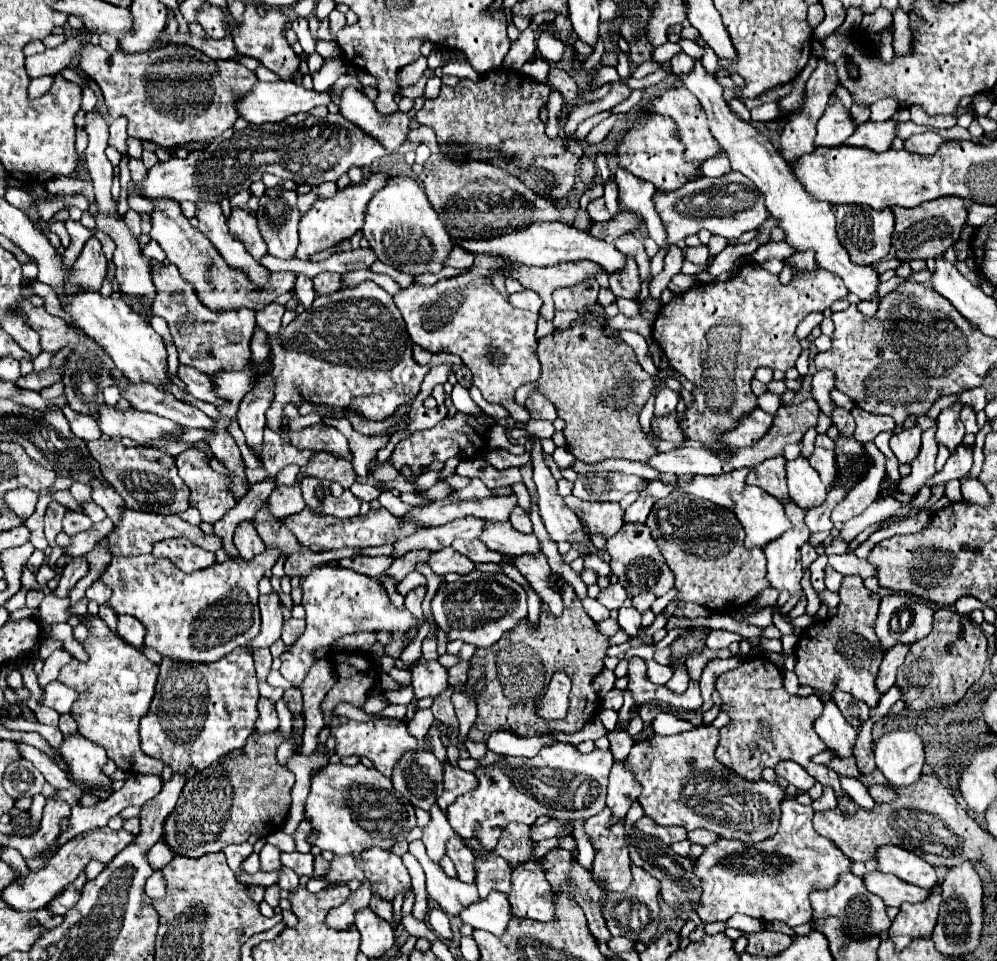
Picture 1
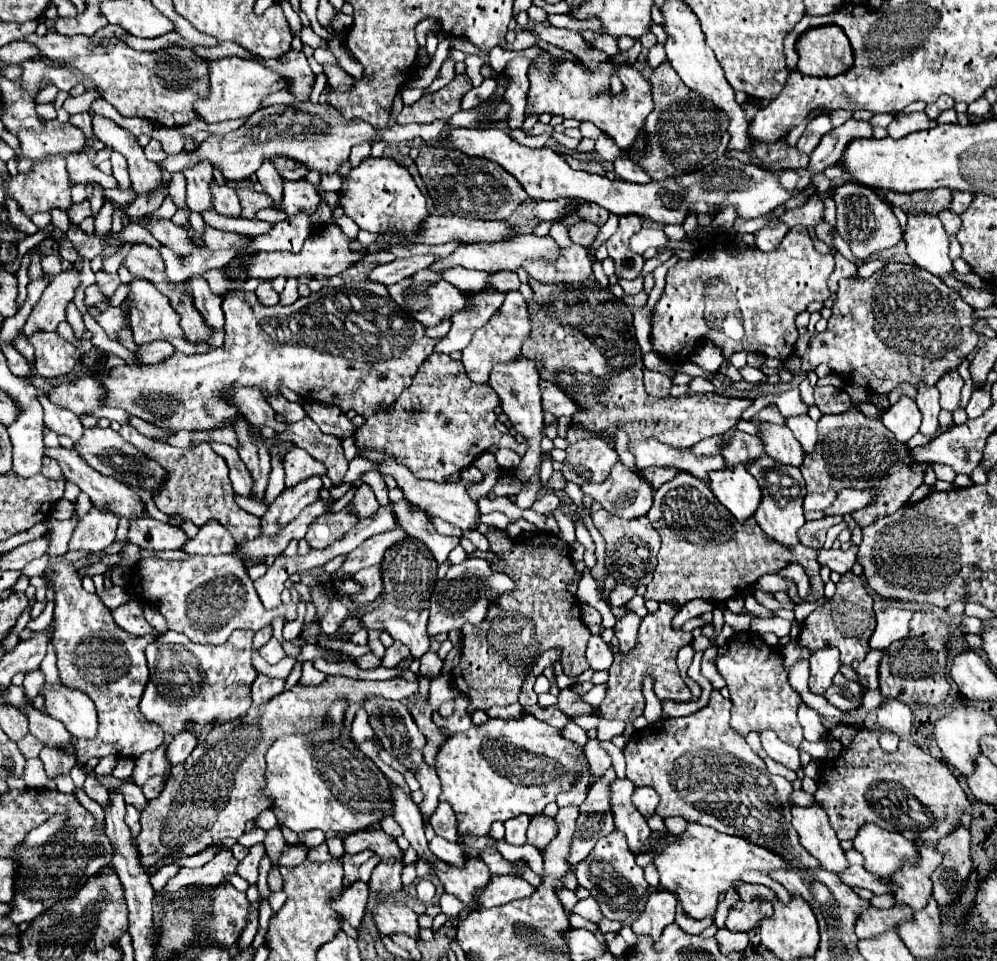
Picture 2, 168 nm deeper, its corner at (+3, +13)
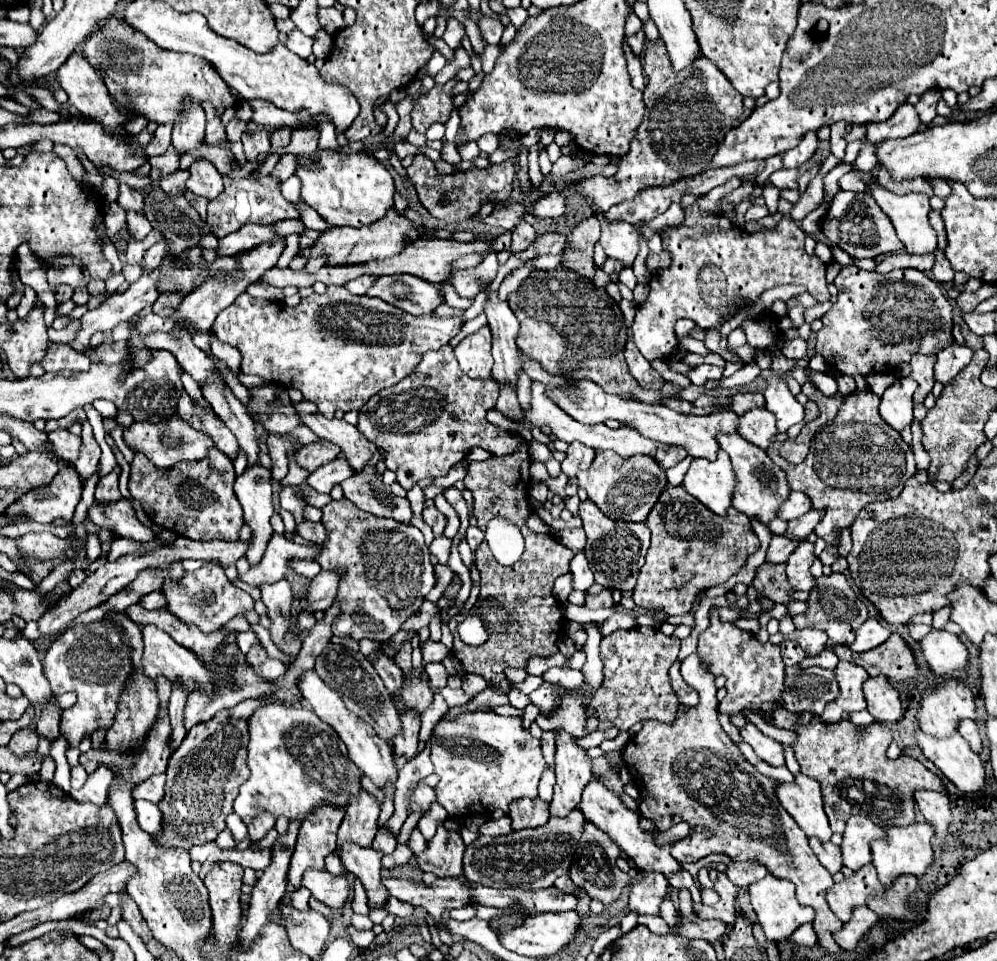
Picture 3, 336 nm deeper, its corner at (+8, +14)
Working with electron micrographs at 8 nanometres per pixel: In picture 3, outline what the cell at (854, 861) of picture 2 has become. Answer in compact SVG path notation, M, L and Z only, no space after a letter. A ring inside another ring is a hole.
M813 838L809 844L811 844L813 852L817 854L817 858L821 860L821 864L823 864L823 866L827 866L827 870L829 870L831 874L837 874L837 872L841 872L841 870L843 870L841 846L835 846L835 844L831 844L831 842L821 844L821 842L817 842L815 838Z

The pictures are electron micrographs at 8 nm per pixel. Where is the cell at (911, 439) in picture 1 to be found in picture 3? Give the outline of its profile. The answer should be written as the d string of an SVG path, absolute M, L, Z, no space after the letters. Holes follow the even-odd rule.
M897 378L893 386L885 390L879 404L881 418L897 432L911 426L913 422L913 392L917 388L917 382L911 378Z

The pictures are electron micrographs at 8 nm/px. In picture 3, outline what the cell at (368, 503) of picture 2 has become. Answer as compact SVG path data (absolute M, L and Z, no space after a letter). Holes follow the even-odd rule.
M347 498L331 500L323 508L321 522L327 528L327 540L323 542L323 552L315 560L323 566L323 570L335 570L335 568L345 570L345 578L341 580L339 594L335 598L335 602L341 602L343 610L341 610L341 618L337 618L337 622L333 624L333 634L339 638L351 636L353 640L371 638L371 640L387 642L395 632L401 630L401 624L407 618L417 614L421 602L437 582L431 566L431 554L423 540L421 530L411 524L399 524L393 522L391 518L379 518L369 512L363 512Z

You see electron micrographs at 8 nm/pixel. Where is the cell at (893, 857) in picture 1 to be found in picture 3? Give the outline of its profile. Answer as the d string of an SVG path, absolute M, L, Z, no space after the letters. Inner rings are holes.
M851 816L847 820L847 828L843 832L843 864L849 870L859 870L865 864L871 864L871 842L885 838L885 830L877 828L865 816Z

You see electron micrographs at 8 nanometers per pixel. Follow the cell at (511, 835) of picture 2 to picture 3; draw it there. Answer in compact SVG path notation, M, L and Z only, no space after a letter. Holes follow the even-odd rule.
M503 816L499 820L487 820L481 826L481 834L485 834L485 836L505 836L505 834L511 834L511 832L513 832L513 828L511 828L509 816Z

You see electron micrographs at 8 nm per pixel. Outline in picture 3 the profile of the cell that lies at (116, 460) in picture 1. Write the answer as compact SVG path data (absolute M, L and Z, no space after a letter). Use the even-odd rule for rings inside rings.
M55 430L49 436L49 442L53 442L53 448L57 450L57 454L61 454L61 458L75 462L81 454L81 436L75 436L67 430Z

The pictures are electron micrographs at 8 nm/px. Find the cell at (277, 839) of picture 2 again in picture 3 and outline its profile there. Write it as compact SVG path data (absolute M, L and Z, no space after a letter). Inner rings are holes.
M259 814L253 818L253 822L247 826L249 828L249 838L253 842L259 842L265 838L265 834L275 826L275 818L269 818L269 814Z

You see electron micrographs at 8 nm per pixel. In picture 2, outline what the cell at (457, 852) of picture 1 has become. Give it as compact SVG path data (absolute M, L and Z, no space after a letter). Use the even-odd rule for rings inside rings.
M438 803L438 807L434 809L434 815L430 815L428 823L434 827L436 835L448 839L450 843L456 843L458 829L456 829L456 819L454 819L454 811L452 811L450 803Z

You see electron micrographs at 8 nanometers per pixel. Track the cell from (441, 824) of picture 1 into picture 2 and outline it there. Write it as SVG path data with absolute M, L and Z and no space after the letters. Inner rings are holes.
M422 761L420 767L416 767L416 779L420 781L422 785L422 791L424 791L424 801L420 805L420 811L430 817L430 813L436 809L438 805L438 795L440 795L440 779L436 775L436 769L426 765L426 761Z

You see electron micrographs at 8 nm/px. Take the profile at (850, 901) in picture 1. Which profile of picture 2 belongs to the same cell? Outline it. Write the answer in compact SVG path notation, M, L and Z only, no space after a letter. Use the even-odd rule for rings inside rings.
M812 803L806 807L792 805L792 825L800 833L800 843L820 861L820 865L828 871L840 873L846 869L844 849L836 837L836 831L828 823L826 811L820 803Z

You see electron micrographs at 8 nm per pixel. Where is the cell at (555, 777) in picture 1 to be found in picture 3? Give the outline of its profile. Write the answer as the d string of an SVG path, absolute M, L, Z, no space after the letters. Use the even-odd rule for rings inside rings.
M465 712L457 720L439 722L431 734L431 762L435 774L441 778L435 786L439 804L449 816L467 818L469 814L485 814L503 810L509 814L509 804L517 798L537 798L537 786L545 772L545 760L541 754L541 740L533 738L523 728L521 716L499 716L495 712Z

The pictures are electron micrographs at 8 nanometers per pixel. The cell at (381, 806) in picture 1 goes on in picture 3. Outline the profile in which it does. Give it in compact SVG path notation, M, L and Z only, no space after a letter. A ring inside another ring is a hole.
M263 706L253 714L249 720L249 768L251 778L239 788L239 796L235 798L235 814L241 818L251 816L255 818L259 812L269 812L275 818L287 816L289 820L307 820L307 816L315 810L317 804L331 804L337 808L349 806L349 798L357 798L361 792L361 770L353 764L345 750L345 742L337 738L337 732L321 722L313 710L301 708L301 706Z

